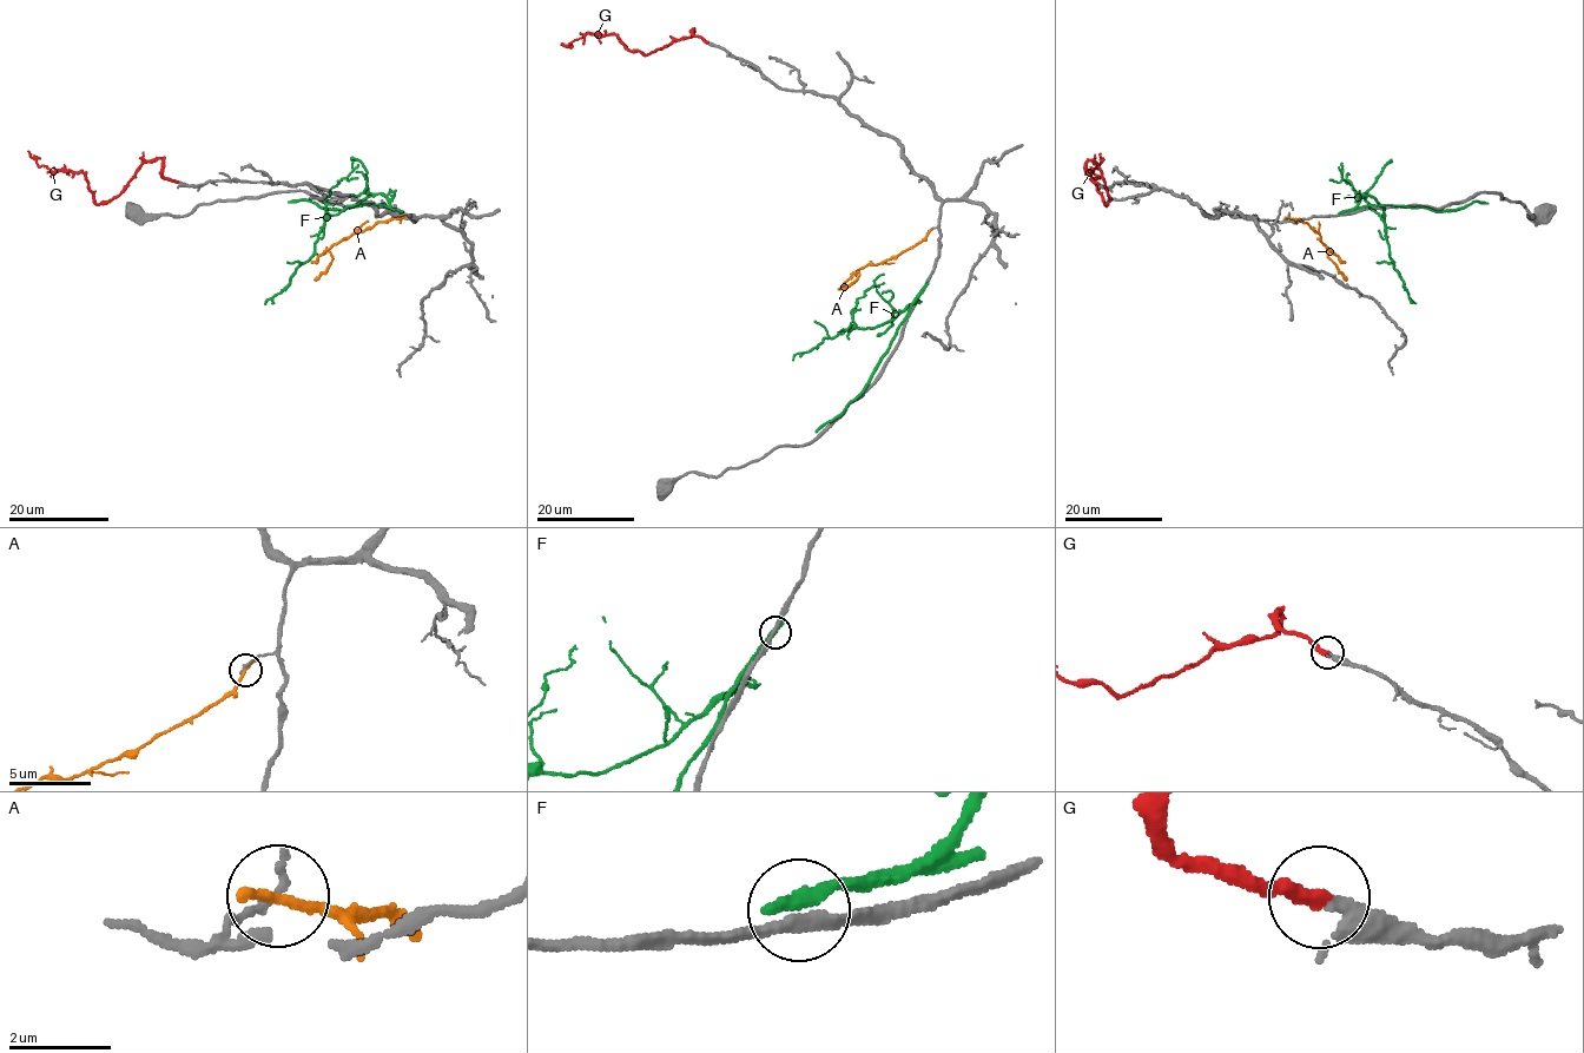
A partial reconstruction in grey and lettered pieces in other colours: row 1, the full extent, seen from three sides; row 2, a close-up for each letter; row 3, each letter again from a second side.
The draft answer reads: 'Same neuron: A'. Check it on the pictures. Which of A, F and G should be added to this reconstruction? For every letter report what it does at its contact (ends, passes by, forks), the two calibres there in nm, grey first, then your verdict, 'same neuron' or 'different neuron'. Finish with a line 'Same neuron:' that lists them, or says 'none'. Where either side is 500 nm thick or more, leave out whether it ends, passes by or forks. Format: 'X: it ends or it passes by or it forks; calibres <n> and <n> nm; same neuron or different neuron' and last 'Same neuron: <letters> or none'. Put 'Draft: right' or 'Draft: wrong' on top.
Draft: wrong
A: it ends; calibres 170 and 240 nm; different neuron
F: it ends; calibres 240 and 340 nm; different neuron
G: it ends; calibres 220 and 320 nm; same neuron
Same neuron: G

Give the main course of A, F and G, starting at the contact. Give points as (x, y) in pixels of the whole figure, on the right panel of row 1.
A: (1288, 217), (1305, 222), (1320, 234), (1330, 250), (1328, 257), (1346, 280)
F: (1341, 214), (1350, 211), (1364, 195), (1372, 196), (1383, 208), (1388, 257), (1414, 303)
G: (1097, 183), (1087, 172), (1087, 162), (1099, 166), (1109, 197), (1106, 205), (1089, 173), (1097, 170), (1099, 153)

